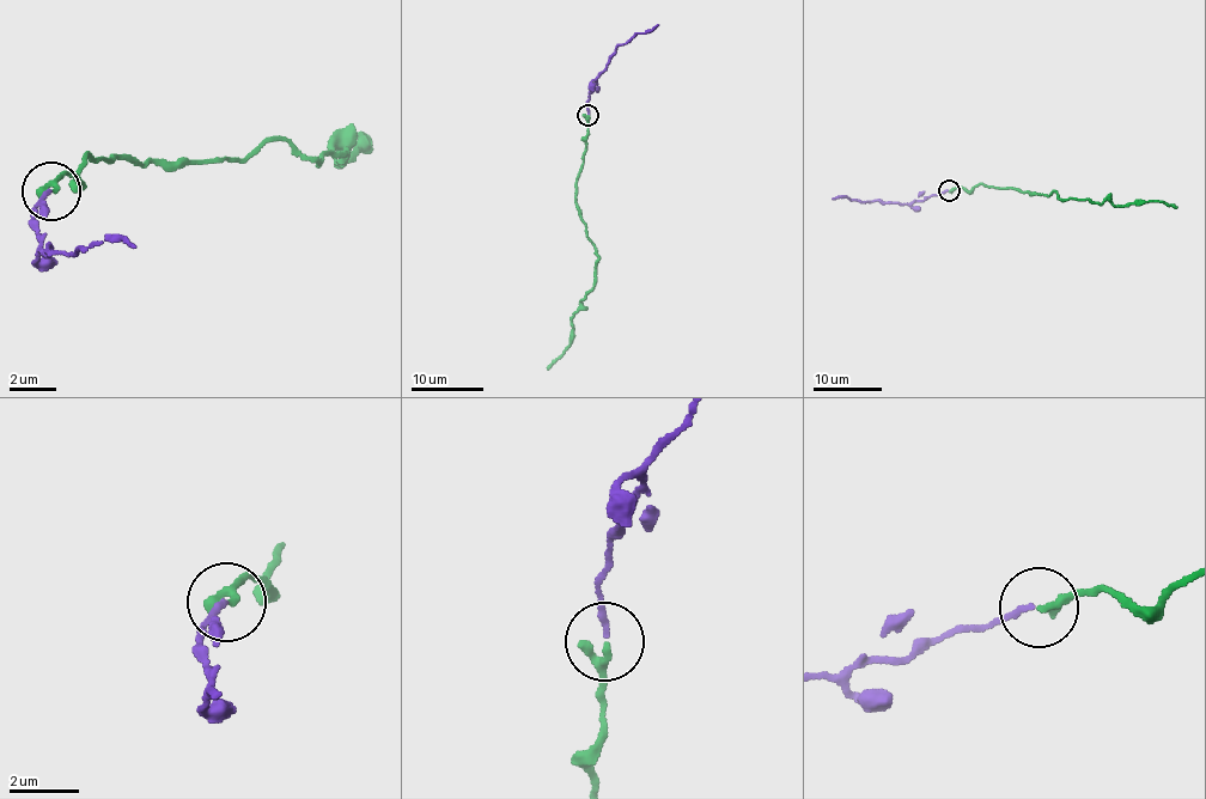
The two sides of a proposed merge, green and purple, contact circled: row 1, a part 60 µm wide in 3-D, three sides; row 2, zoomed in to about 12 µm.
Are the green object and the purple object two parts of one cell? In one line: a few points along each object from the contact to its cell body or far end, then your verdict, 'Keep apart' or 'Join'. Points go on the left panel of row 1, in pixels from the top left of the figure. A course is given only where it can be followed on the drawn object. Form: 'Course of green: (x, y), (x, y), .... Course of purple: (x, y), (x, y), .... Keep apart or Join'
Course of green: (53, 191), (85, 180), (83, 153), (245, 160), (279, 141), (318, 164), (375, 144), (357, 132), (347, 151). Course of purple: (50, 193), (31, 208), (35, 235), (43, 252), (122, 236), (135, 245). Join

